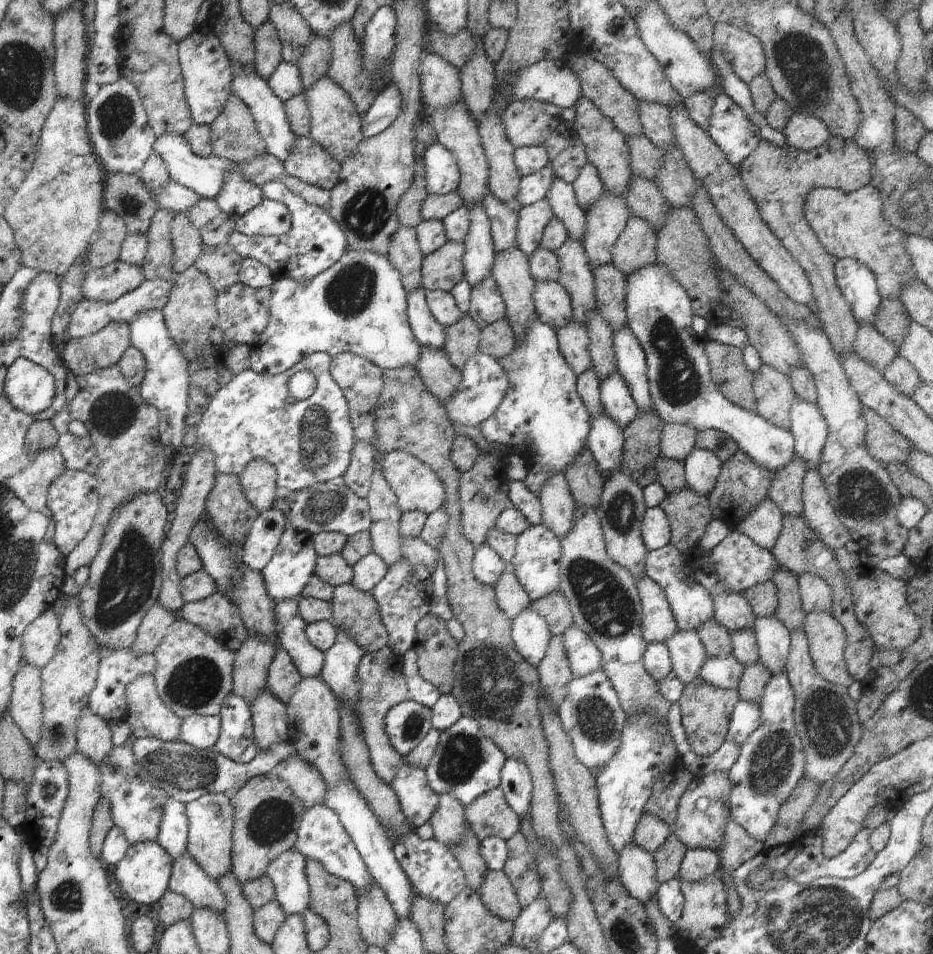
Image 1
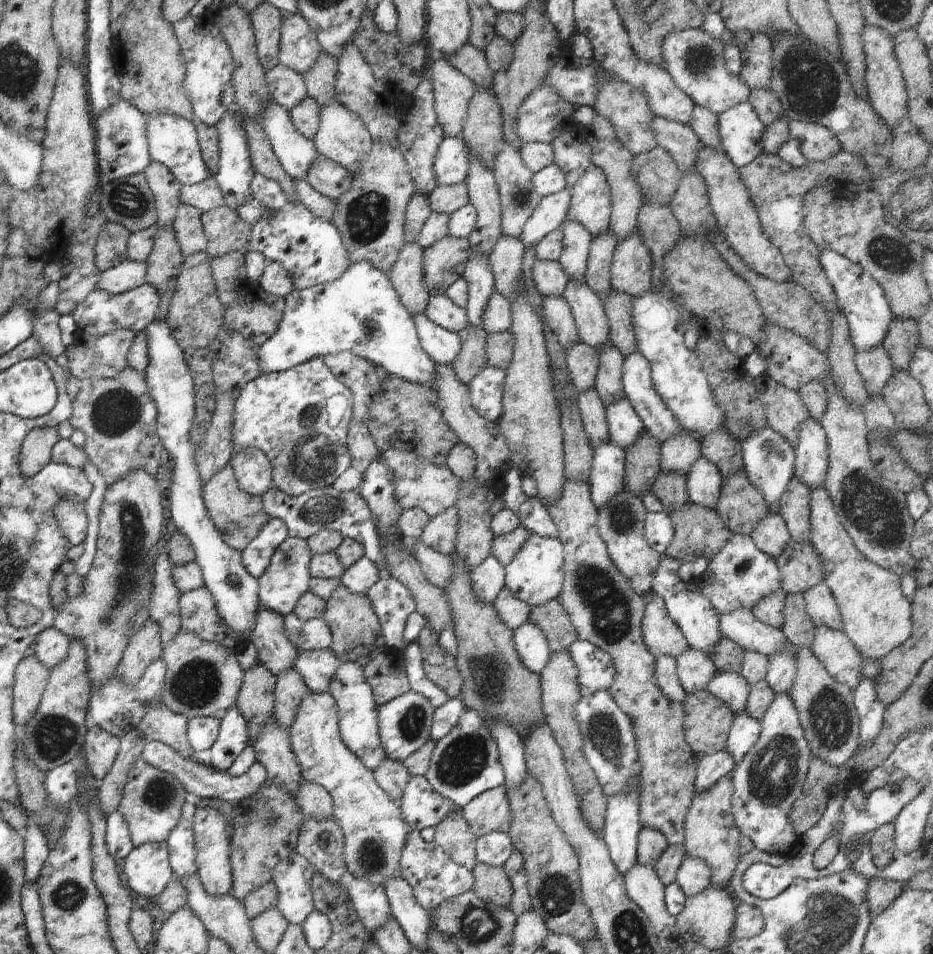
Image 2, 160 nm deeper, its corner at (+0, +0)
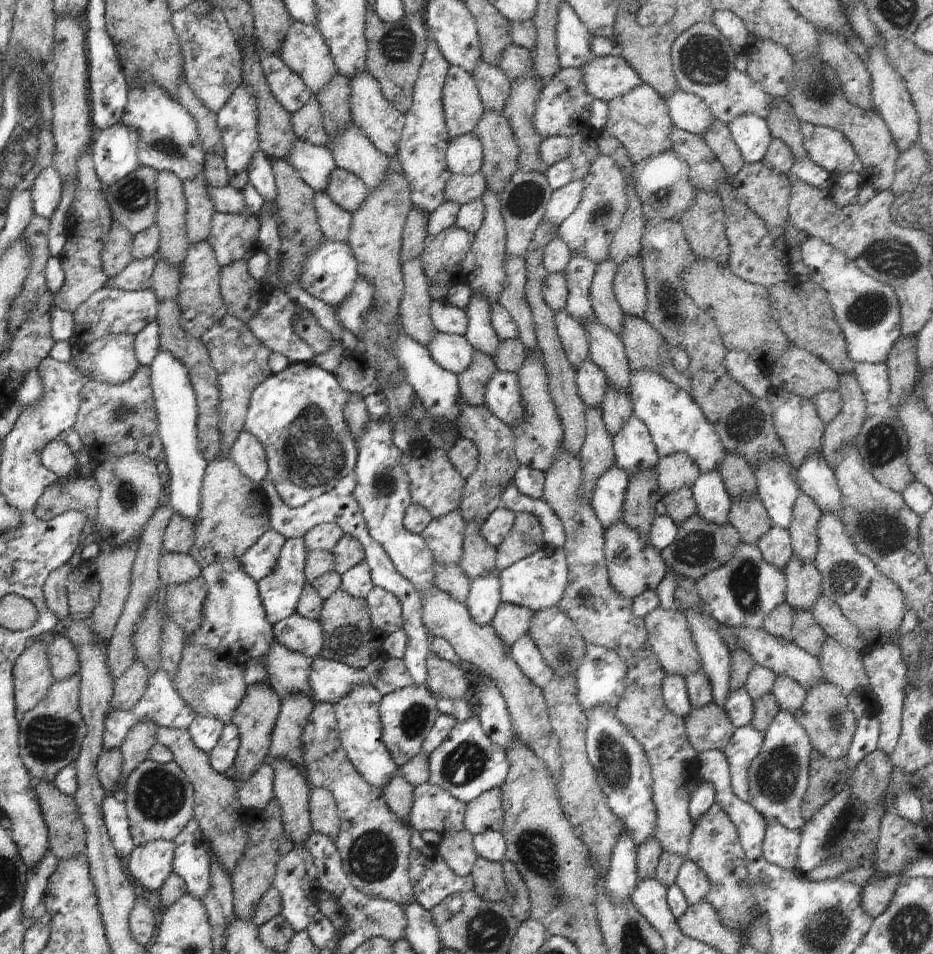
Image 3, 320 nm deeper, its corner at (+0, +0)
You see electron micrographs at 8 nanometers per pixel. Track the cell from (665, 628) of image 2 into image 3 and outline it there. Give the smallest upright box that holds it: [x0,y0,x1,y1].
[644,608,702,678]

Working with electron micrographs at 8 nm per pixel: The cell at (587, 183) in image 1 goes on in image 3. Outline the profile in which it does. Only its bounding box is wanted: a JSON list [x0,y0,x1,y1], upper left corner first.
[557,154,629,270]

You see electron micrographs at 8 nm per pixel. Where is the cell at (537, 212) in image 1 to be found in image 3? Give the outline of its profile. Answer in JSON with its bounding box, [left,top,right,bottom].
[544,179,583,226]

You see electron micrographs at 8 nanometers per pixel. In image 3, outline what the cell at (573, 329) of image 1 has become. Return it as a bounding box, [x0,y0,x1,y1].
[575,358,609,409]

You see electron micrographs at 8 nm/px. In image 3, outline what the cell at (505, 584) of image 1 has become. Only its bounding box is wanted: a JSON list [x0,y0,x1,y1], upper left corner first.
[491,602,535,648]

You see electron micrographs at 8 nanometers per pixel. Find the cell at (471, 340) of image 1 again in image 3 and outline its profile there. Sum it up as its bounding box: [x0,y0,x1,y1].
[457,350,496,407]

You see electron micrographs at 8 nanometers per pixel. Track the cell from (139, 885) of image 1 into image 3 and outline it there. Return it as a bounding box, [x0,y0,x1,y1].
[129,840,175,890]

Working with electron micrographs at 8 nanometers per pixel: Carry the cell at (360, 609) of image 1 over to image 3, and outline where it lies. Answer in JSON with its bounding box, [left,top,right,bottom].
[316,588,386,669]

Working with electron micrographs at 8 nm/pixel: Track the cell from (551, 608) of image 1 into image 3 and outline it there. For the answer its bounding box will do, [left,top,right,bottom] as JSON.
[528,606,587,677]

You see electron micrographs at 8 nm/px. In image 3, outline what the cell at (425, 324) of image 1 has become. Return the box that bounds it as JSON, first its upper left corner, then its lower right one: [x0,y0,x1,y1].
[426,333,475,376]

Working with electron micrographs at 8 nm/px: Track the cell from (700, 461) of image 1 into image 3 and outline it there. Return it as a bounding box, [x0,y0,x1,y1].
[691,470,732,525]

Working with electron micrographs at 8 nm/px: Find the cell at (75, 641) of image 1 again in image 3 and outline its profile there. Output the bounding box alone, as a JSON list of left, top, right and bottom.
[19,672,87,782]

